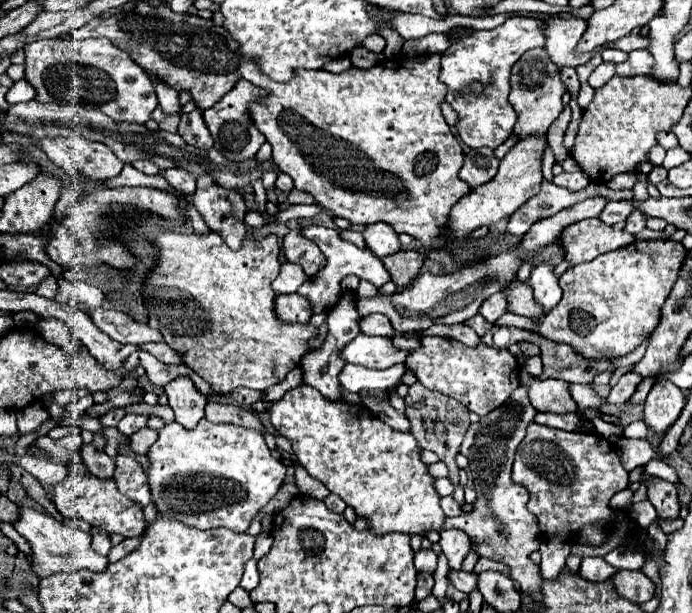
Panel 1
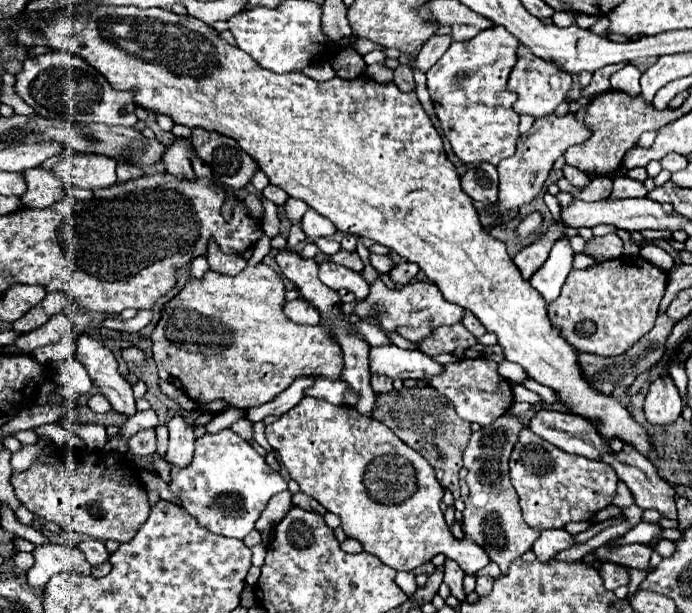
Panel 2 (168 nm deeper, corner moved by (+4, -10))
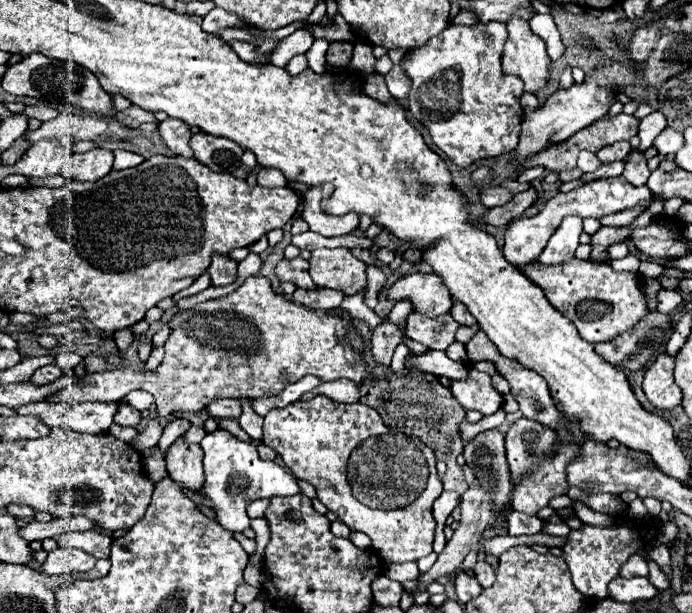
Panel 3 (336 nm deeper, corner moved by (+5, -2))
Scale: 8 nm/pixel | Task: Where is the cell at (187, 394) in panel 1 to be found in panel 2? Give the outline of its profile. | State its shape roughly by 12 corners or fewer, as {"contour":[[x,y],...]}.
{"contour":[[177,414],[167,422],[165,460],[189,466],[195,444],[193,426]]}

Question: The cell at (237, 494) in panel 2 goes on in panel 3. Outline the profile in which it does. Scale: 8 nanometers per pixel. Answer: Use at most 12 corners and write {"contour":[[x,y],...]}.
{"contour":[[208,432],[204,496],[230,532],[250,526],[248,502],[302,492],[254,444]]}

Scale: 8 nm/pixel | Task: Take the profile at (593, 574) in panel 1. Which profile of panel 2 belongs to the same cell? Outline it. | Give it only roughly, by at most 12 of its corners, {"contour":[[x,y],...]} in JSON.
{"contour":[[603,562],[599,574],[609,590],[629,582],[623,566]]}

